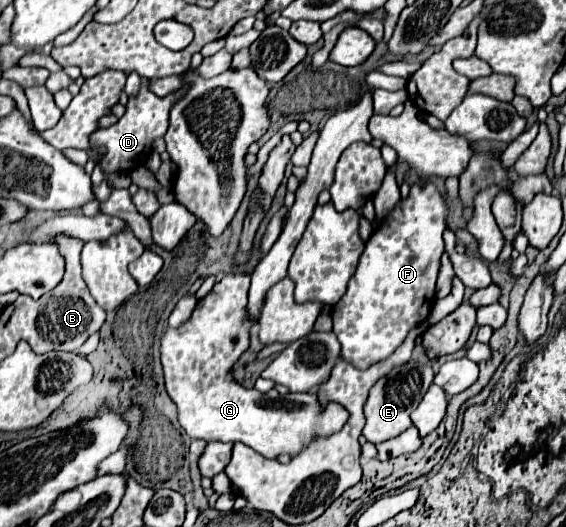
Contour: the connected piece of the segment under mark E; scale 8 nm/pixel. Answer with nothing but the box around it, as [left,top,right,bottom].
[363,358,433,444]

